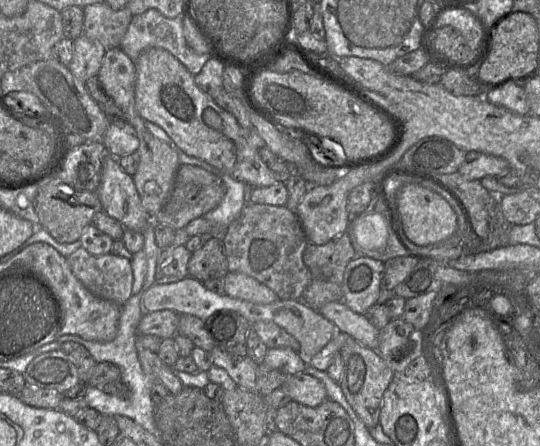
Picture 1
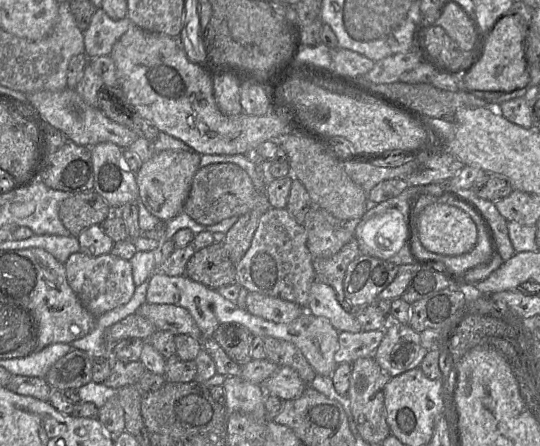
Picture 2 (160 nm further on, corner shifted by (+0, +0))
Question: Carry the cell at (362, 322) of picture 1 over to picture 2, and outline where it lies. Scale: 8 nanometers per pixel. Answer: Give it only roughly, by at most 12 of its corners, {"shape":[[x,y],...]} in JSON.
{"shape":[[315,280],[305,309],[339,332],[361,332],[334,289]]}

